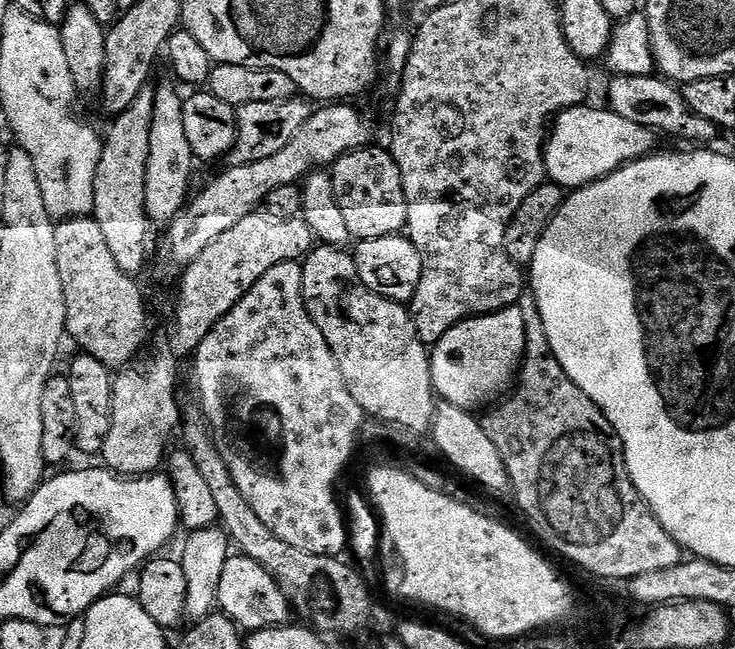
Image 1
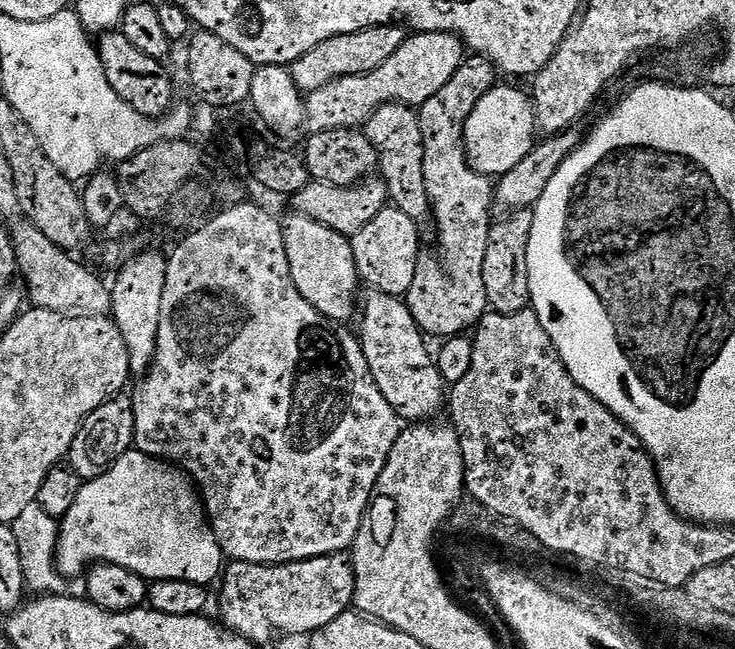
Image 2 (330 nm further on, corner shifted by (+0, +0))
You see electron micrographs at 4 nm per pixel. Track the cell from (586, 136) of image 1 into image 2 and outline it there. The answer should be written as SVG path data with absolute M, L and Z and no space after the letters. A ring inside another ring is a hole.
M491 88L478 106L474 106L464 127L464 153L468 155L468 164L489 178L499 178L514 170L514 166L530 154L537 140L536 109L530 103L529 93L516 88Z

